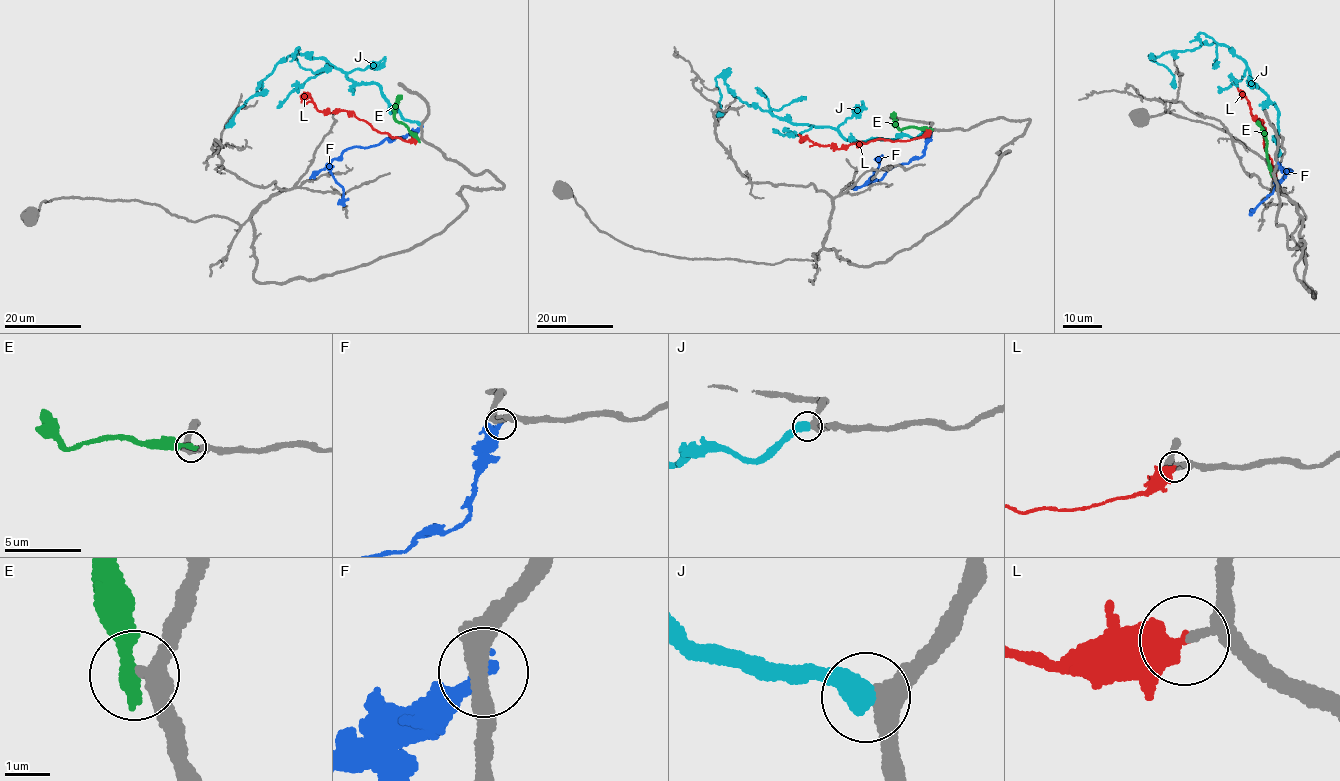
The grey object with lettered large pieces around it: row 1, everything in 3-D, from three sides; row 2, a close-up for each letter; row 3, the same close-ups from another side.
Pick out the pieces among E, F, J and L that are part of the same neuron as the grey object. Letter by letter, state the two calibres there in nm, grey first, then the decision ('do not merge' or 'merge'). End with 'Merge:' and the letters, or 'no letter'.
E: 150/400 nm | do not merge
F: 320/300 nm | do not merge
J: 360/550 nm | do not merge
L: 150/550 nm | merge
Merge: L

